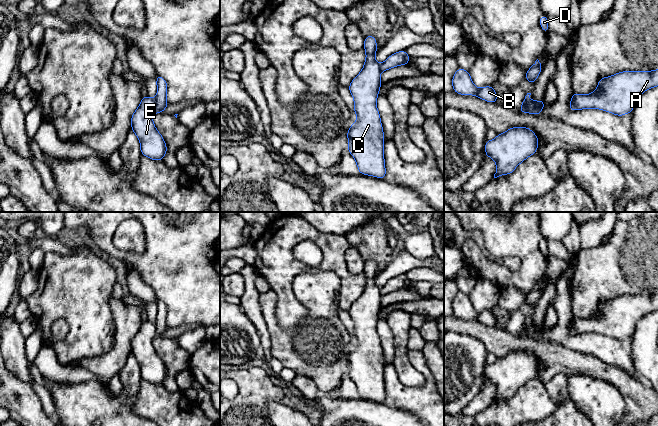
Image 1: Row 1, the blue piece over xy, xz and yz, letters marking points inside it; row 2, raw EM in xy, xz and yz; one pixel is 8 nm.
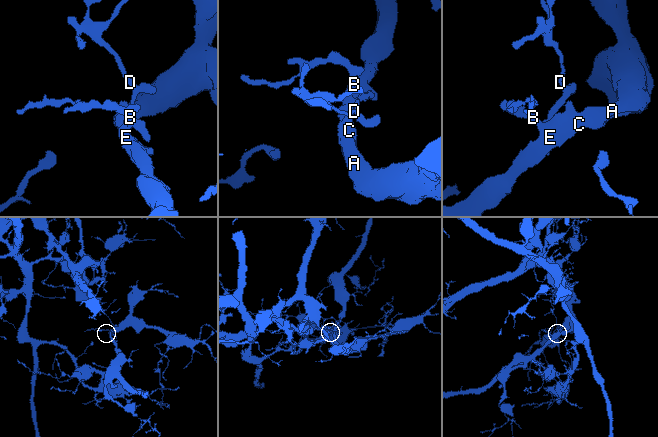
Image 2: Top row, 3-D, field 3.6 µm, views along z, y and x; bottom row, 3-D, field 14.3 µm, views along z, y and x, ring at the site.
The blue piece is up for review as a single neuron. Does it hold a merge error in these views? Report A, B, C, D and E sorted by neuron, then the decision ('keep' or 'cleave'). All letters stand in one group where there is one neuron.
A B C E / D | cleave

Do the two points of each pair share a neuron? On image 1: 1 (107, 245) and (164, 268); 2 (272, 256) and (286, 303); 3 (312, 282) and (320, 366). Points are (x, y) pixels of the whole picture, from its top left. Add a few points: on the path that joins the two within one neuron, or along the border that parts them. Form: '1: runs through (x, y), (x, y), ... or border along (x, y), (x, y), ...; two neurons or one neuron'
1: runs through (121, 255), (150, 265); one neuron
2: runs through (279, 268), (280, 282), (285, 287), (285, 291); one neuron
3: runs through (322, 303), (334, 318), (334, 340), (329, 345); one neuron

